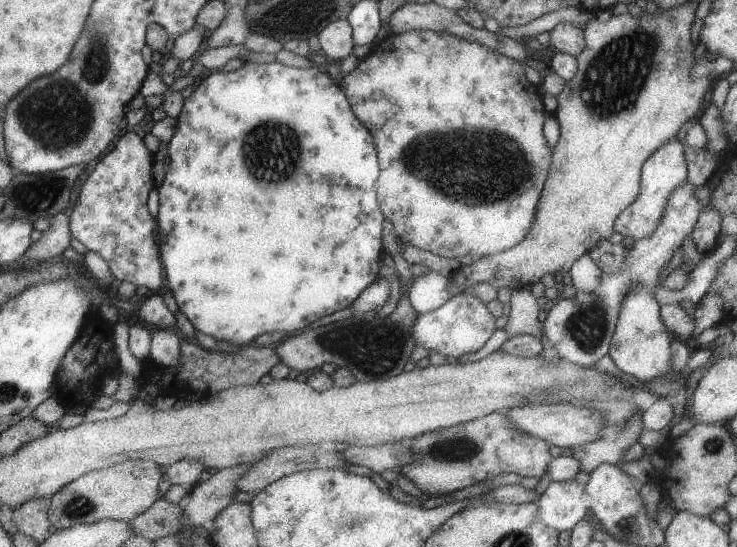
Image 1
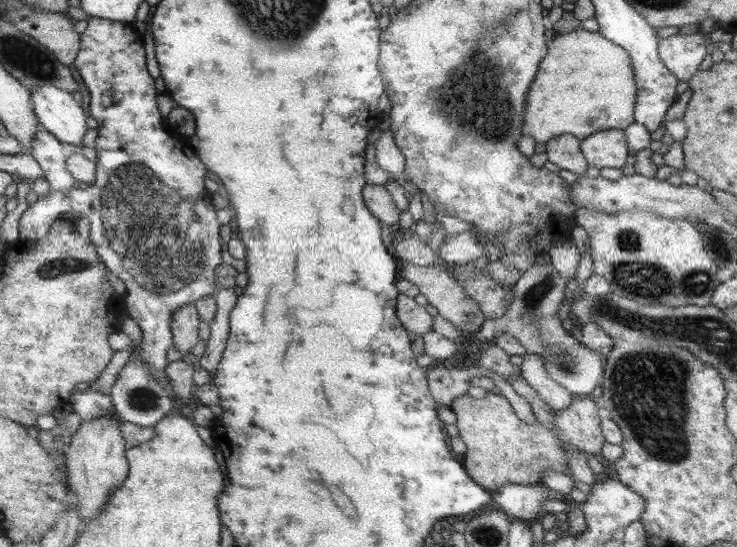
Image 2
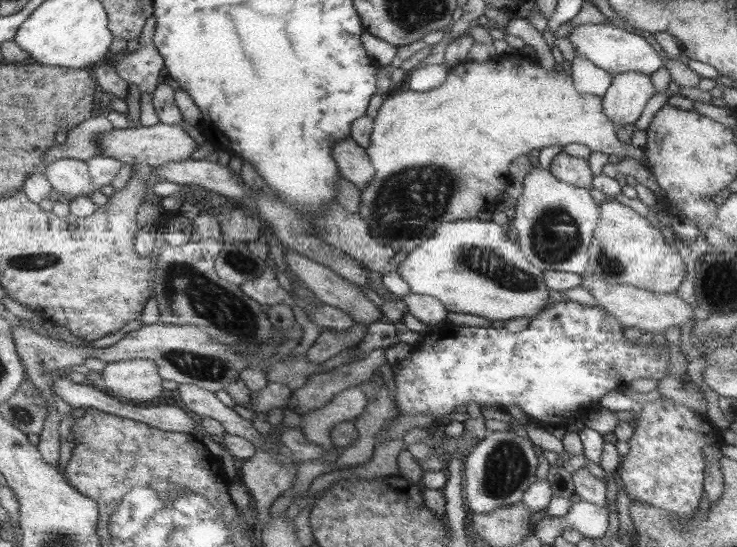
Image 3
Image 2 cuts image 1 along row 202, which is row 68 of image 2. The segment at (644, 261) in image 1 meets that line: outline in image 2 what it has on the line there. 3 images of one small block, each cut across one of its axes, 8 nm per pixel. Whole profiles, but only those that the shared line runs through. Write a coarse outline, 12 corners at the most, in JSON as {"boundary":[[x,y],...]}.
{"boundary":[[702,32],[673,34],[659,44],[661,60],[689,82],[708,54]]}

